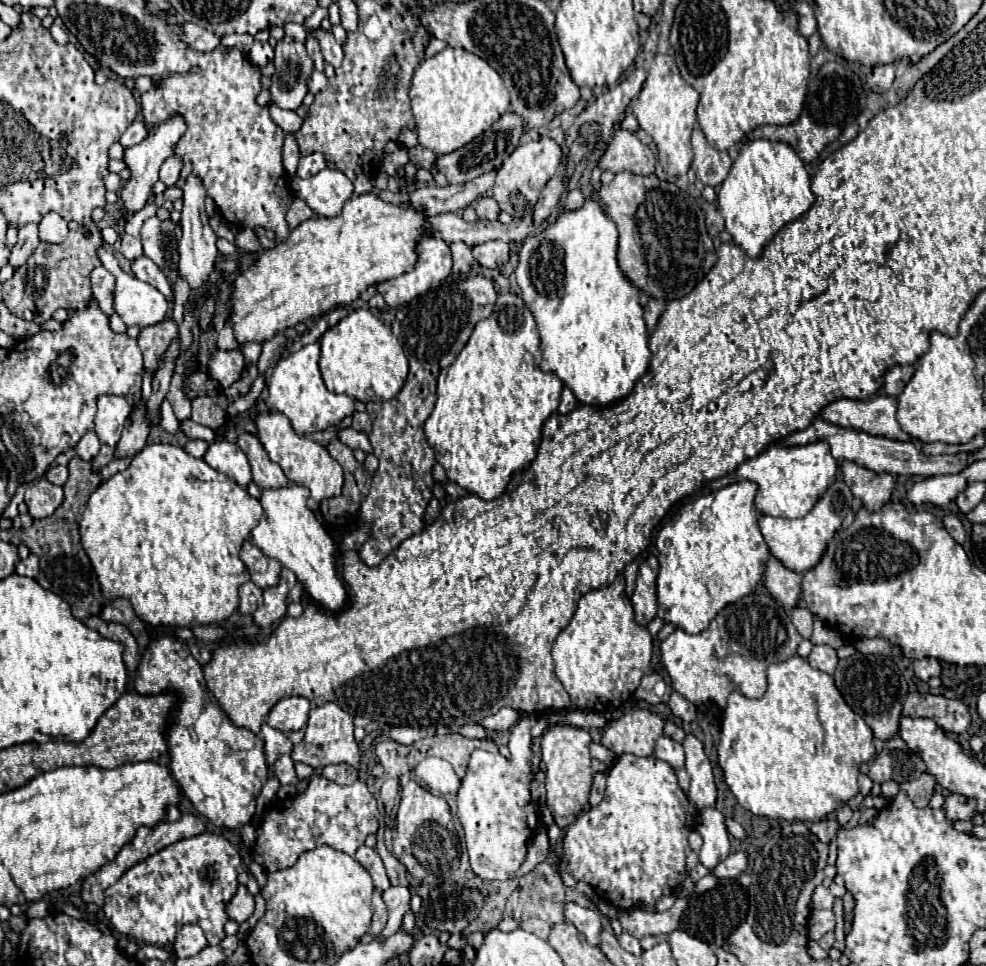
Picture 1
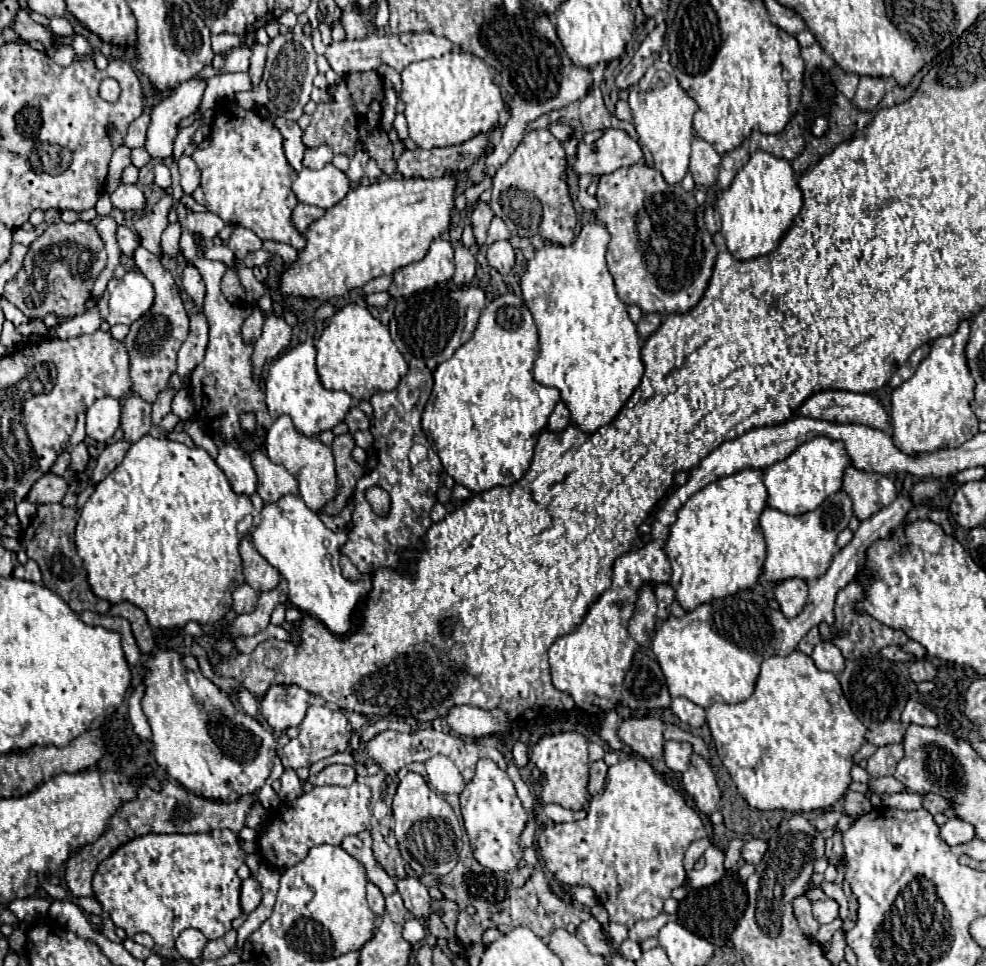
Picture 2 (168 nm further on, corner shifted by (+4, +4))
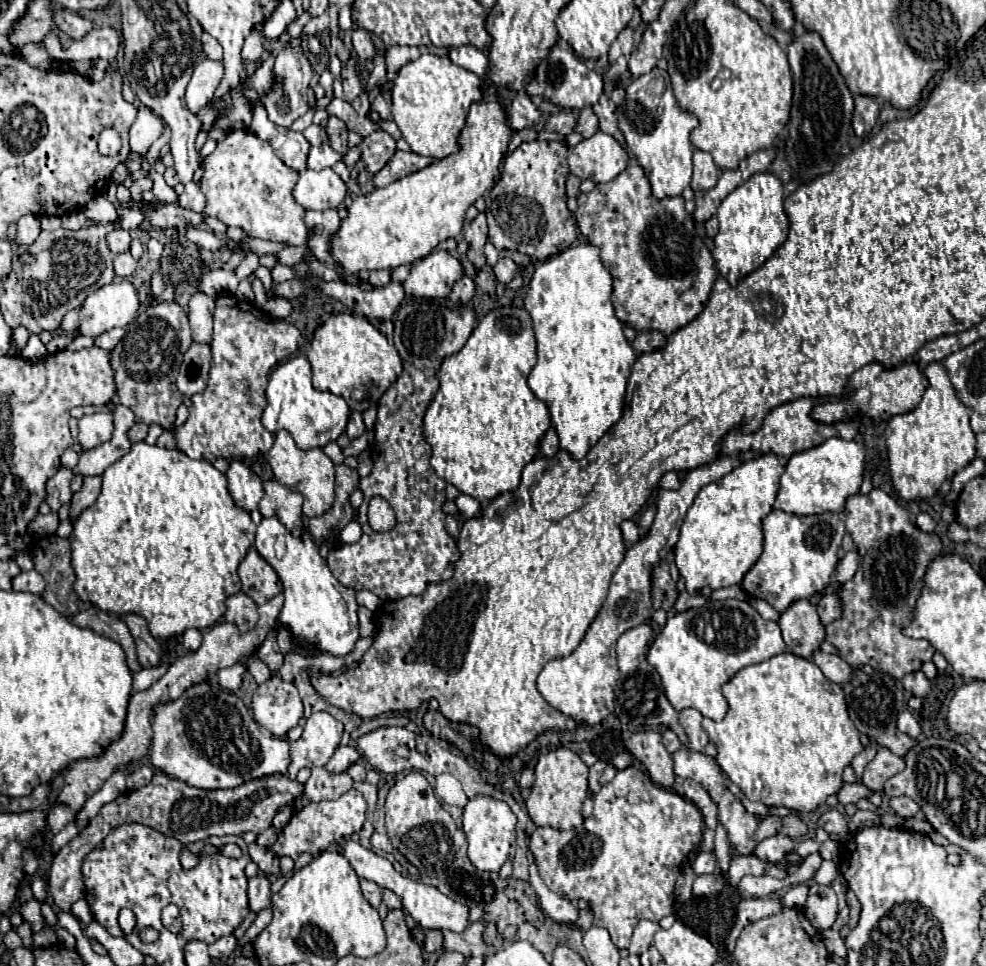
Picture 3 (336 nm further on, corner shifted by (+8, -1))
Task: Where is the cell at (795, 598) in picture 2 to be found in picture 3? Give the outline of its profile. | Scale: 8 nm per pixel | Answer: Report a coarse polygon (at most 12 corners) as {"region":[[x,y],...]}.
{"region":[[793,601],[779,617],[787,651],[811,659],[825,639],[815,605]]}

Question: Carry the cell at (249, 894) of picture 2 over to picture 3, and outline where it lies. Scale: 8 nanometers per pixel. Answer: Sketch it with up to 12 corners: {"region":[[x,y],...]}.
{"region":[[265,875],[249,879],[249,909],[269,907],[271,891]]}

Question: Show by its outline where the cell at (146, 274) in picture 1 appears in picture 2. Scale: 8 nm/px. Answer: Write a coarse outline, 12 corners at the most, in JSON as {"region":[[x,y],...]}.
{"region":[[143,246],[133,260],[155,302],[131,324],[133,394],[169,388],[189,316],[173,276]]}

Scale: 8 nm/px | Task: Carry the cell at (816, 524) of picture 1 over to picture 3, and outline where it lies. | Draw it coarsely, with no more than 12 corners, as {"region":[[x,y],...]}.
{"region":[[771,511],[741,587],[779,613],[825,589],[845,513]]}

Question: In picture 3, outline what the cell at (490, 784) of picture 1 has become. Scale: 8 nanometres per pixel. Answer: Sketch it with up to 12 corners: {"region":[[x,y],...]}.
{"region":[[475,795],[463,809],[469,861],[499,871],[515,855],[517,817]]}

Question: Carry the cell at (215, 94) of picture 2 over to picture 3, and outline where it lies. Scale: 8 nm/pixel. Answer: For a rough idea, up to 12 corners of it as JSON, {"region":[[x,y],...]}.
{"region":[[141,105],[129,129],[131,153],[145,155],[165,129]]}

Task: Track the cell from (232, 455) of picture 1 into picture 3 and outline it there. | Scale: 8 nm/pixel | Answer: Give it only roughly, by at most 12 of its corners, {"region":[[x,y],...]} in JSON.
{"region":[[239,459],[225,477],[233,501],[245,511],[263,497],[261,479]]}

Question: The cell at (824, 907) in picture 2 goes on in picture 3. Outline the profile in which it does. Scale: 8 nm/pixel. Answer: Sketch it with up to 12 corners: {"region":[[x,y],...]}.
{"region":[[811,885],[803,913],[817,931],[837,919],[837,897]]}

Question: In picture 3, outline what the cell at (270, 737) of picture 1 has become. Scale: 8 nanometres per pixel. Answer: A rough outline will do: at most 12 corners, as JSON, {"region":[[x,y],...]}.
{"region":[[187,629],[183,645],[189,651],[197,651],[201,645],[201,631]]}

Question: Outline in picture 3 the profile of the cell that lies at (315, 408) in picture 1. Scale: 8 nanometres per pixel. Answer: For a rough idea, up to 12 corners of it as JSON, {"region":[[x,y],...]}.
{"region":[[297,355],[273,369],[261,421],[299,449],[335,441],[351,411]]}

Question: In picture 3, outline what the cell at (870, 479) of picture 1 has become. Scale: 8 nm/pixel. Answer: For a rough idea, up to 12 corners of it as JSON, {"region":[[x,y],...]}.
{"region":[[883,489],[851,495],[861,565],[825,639],[901,679],[935,653],[905,637],[937,533]]}

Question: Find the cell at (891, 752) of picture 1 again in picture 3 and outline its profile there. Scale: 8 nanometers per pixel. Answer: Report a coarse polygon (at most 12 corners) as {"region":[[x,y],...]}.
{"region":[[881,747],[865,767],[863,783],[881,791],[905,761]]}

